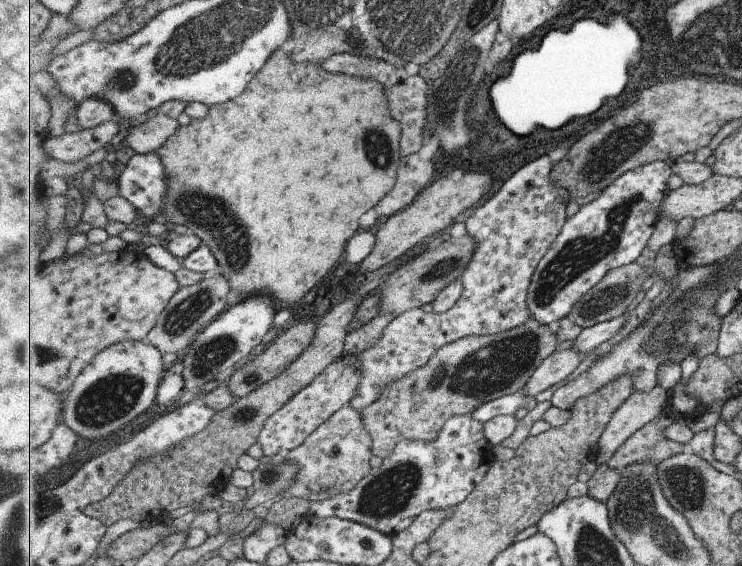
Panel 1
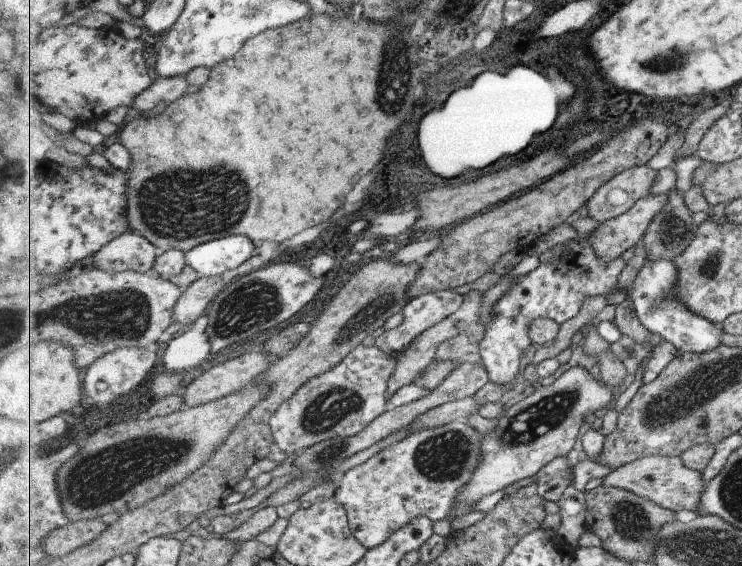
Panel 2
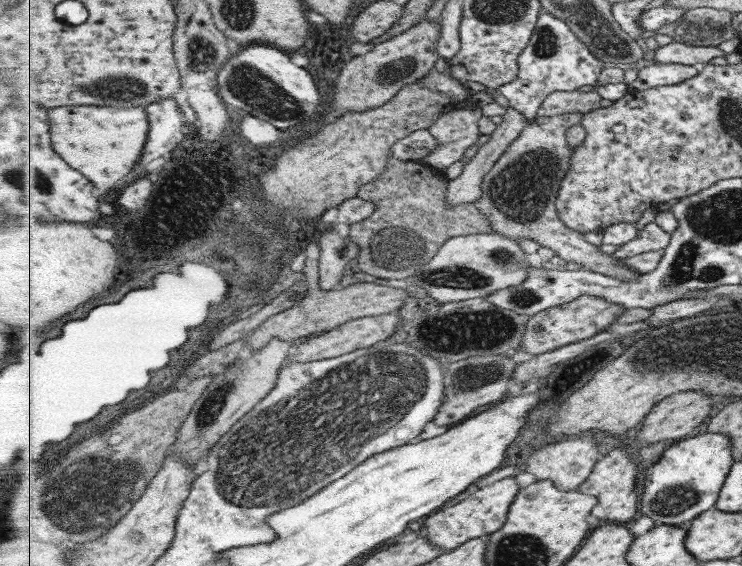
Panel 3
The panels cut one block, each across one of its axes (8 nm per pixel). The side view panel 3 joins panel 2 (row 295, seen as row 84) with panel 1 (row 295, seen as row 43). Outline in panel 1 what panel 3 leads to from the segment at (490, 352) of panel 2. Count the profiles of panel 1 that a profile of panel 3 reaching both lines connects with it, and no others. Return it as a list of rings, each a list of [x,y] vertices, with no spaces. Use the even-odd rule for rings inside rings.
[[[661,161],[630,170],[567,219],[531,280],[528,303],[535,320],[543,326],[563,320],[609,272],[641,256],[659,222],[659,210],[667,196],[671,174],[671,164]]]

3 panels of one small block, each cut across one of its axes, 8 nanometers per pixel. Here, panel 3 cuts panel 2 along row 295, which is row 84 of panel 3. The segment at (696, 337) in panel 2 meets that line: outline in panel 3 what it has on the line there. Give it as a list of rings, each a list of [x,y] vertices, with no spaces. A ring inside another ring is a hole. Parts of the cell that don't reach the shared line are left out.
[[[658,63],[639,70],[638,78],[630,88],[647,91],[654,87],[677,85],[690,80],[700,73],[702,66]]]

